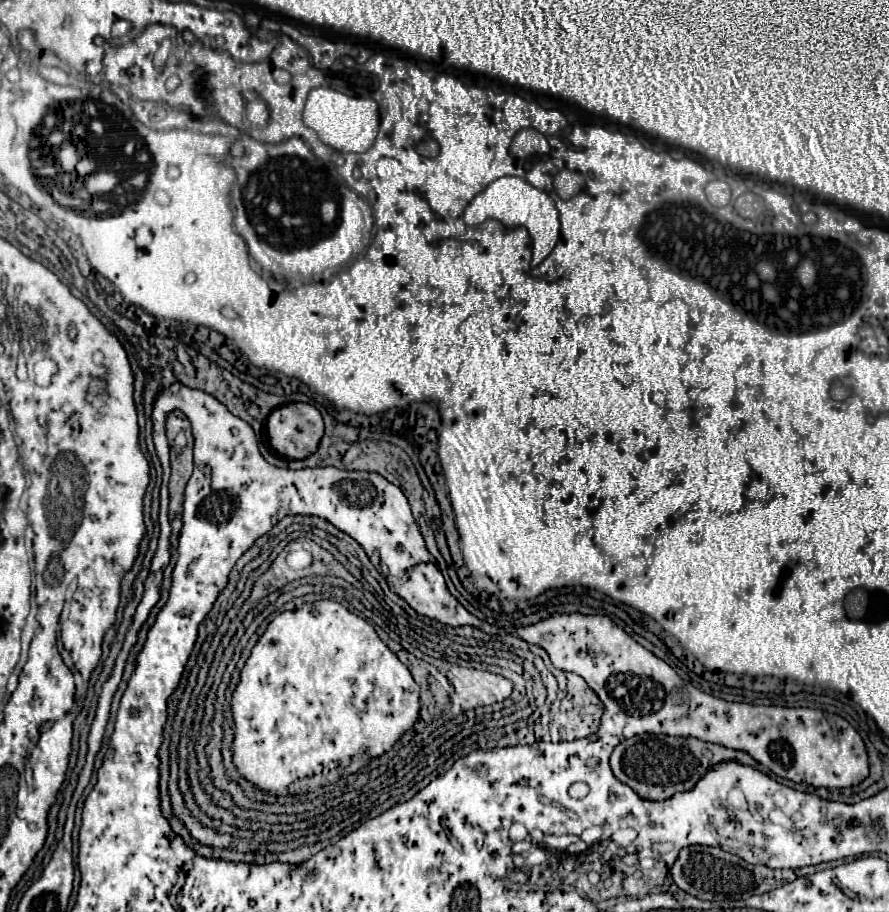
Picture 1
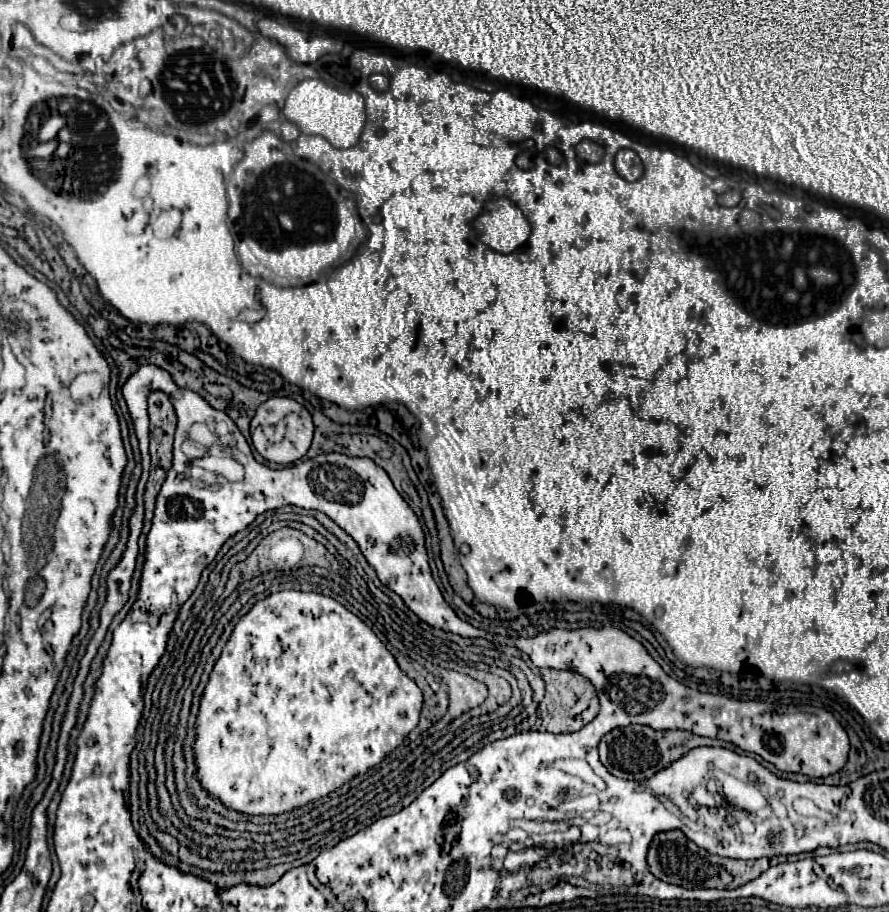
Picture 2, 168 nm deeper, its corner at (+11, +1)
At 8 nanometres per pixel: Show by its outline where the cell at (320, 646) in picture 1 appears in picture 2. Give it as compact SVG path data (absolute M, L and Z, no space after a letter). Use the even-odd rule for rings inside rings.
M297 590L277 592L257 602L249 610L249 614L245 614L237 622L229 642L225 644L221 652L221 658L213 666L213 672L209 676L209 682L201 698L199 716L197 716L197 742L195 742L197 778L213 796L217 796L223 804L227 804L233 810L239 810L245 814L289 812L315 798L327 796L329 792L337 790L347 780L351 780L353 776L363 774L371 766L379 764L385 758L385 754L395 750L405 740L405 736L417 726L421 704L423 704L423 696L417 684L399 670L395 658L387 652L387 648L375 636L375 632L363 620L359 620L353 612L349 612L343 604L315 592L297 592Z

